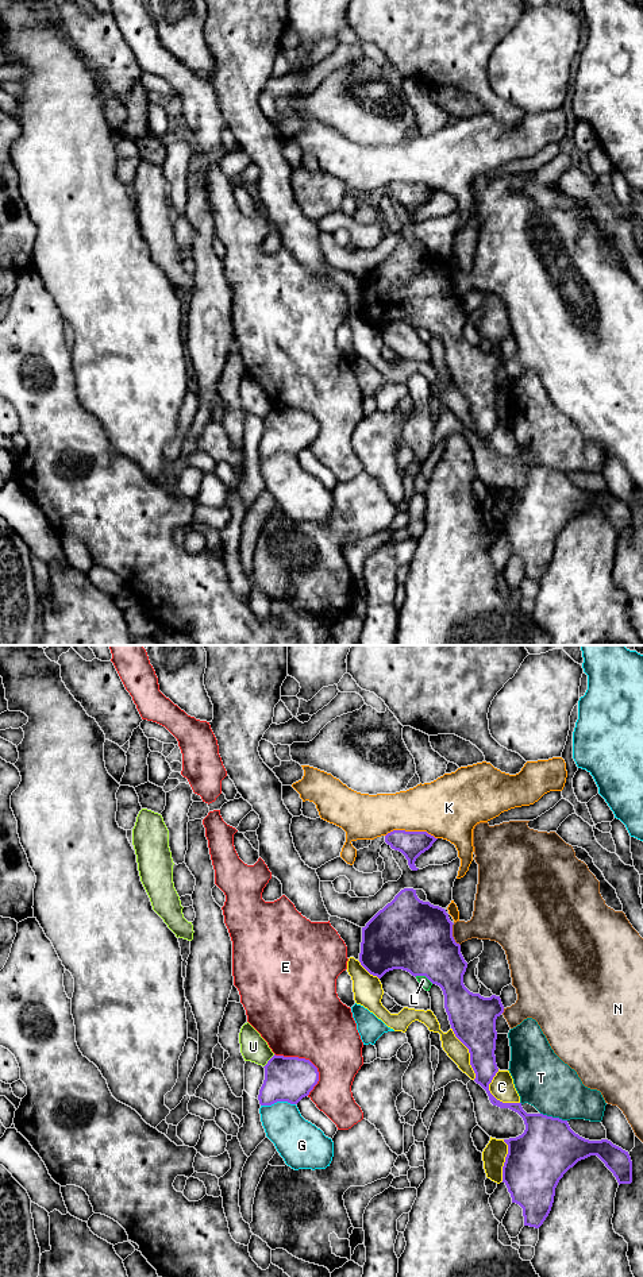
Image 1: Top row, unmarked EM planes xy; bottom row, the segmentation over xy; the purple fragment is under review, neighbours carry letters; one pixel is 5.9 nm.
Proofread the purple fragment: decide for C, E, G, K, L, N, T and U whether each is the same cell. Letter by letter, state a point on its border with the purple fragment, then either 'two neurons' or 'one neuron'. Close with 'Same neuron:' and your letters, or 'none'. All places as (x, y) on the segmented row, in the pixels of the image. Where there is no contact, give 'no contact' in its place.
C: xy (492, 1095) | two neurons
E: xy (310, 1061) | two neurons
G: xy (277, 1100) | two neurons
K: xy (411, 832) | two neurons
L: xy (424, 975) | two neurons
N: xy (451, 934) | two neurons
T: xy (554, 1118) | two neurons
U: xy (268, 1061) | two neurons
Same neuron: none

